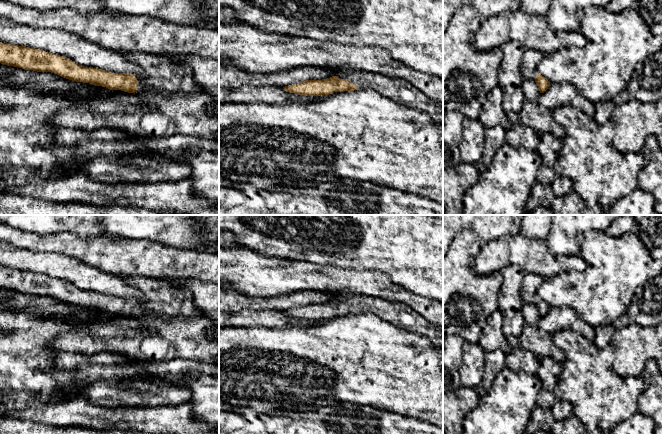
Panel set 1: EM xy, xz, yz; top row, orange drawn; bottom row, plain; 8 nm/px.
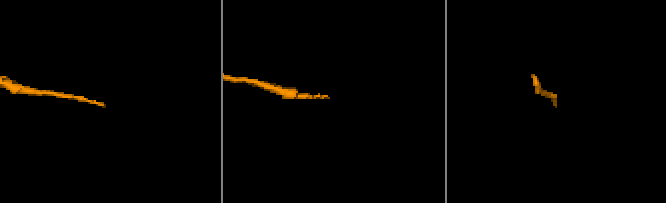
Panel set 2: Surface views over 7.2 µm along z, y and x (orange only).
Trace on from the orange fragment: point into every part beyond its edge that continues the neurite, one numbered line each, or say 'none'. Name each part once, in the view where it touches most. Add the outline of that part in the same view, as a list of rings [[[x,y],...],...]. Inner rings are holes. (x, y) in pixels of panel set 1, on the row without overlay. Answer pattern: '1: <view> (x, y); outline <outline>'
1: xz (399, 315); outline [[[331,291],[332,300],[348,303],[359,313],[371,313],[392,325],[427,336],[434,344],[443,347],[443,327],[433,324],[410,307],[388,302],[378,297],[358,295],[350,292]]]

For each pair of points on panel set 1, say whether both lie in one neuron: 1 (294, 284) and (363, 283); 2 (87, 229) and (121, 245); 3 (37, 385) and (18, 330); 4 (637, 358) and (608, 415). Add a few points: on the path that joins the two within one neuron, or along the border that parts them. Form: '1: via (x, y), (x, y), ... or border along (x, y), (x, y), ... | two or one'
1: via (311, 280), (346, 280) | one
2: border along (110, 236), (79, 237) | two
3: via (32, 371), (18, 355), (18, 344) | one
4: border along (614, 357), (613, 369), (619, 375), (642, 375) | two

